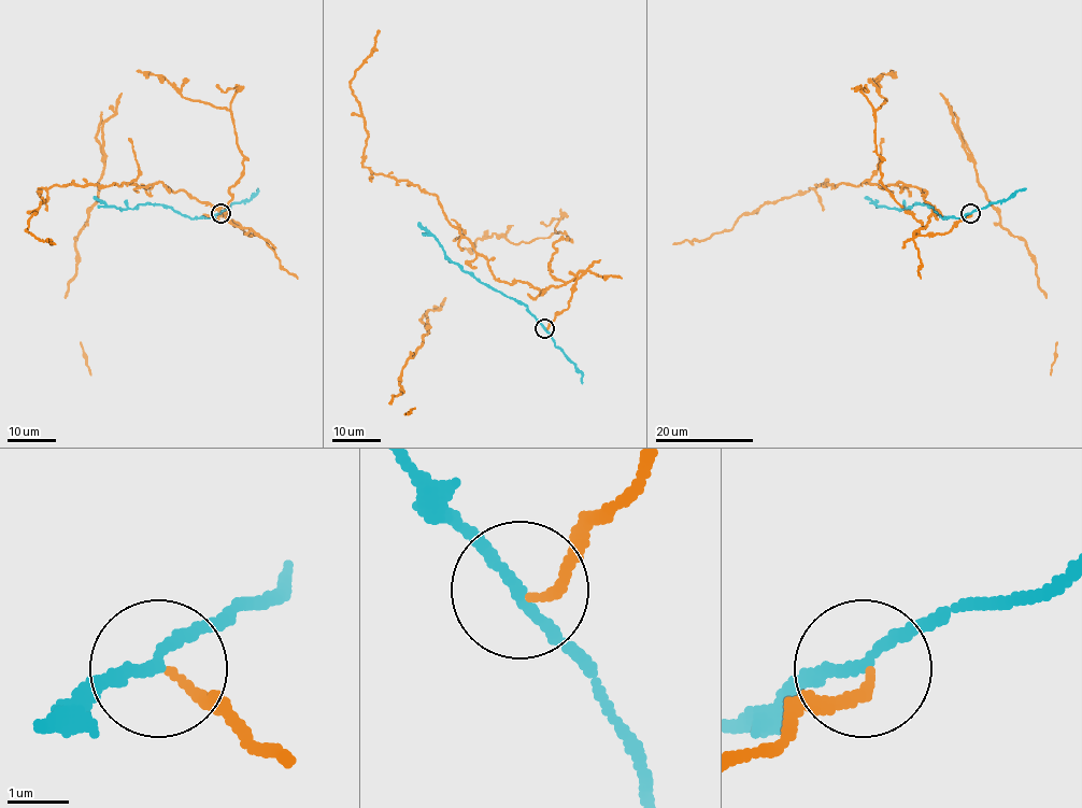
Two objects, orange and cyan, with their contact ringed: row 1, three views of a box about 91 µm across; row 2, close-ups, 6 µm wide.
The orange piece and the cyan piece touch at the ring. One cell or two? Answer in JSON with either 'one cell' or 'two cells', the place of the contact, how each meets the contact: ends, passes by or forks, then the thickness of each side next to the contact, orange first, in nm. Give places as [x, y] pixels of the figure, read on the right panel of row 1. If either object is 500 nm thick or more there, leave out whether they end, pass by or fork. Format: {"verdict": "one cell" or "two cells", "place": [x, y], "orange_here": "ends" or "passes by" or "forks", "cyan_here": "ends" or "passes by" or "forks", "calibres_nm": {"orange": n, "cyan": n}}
{"verdict": "two cells", "place": [970, 213], "orange_here": "ends", "cyan_here": "passes by", "calibres_nm": {"orange": 150, "cyan": 160}}

